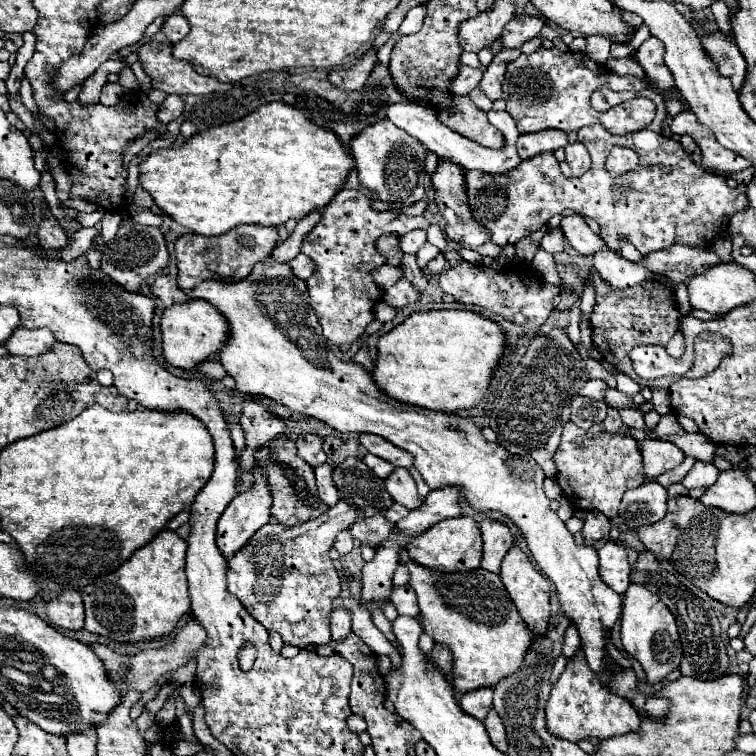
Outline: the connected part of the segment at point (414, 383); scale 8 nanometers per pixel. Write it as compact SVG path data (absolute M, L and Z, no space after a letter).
M416 312L378 338L378 358L372 376L376 376L376 384L380 384L388 396L396 396L396 400L422 404L422 408L440 412L458 412L478 406L486 396L506 346L502 326L478 312Z

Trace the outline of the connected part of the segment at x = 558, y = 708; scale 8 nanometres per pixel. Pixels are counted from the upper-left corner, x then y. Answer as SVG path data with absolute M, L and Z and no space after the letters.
M578 650L578 654L568 660L566 670L552 688L550 700L546 704L546 728L552 736L570 742L580 742L588 738L606 740L640 730L640 716L630 702L614 696L598 682L596 674L588 668L582 650Z

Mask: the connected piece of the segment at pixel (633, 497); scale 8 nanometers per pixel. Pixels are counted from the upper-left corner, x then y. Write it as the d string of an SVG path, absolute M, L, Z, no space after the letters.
M646 480L642 486L624 492L618 518L630 530L654 524L666 516L666 500L666 488L656 480Z

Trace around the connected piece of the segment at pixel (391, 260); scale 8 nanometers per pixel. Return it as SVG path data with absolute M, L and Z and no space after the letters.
M380 236L374 246L376 250L386 258L386 264L392 264L392 266L398 266L400 260L402 260L402 250L398 246L398 236Z

